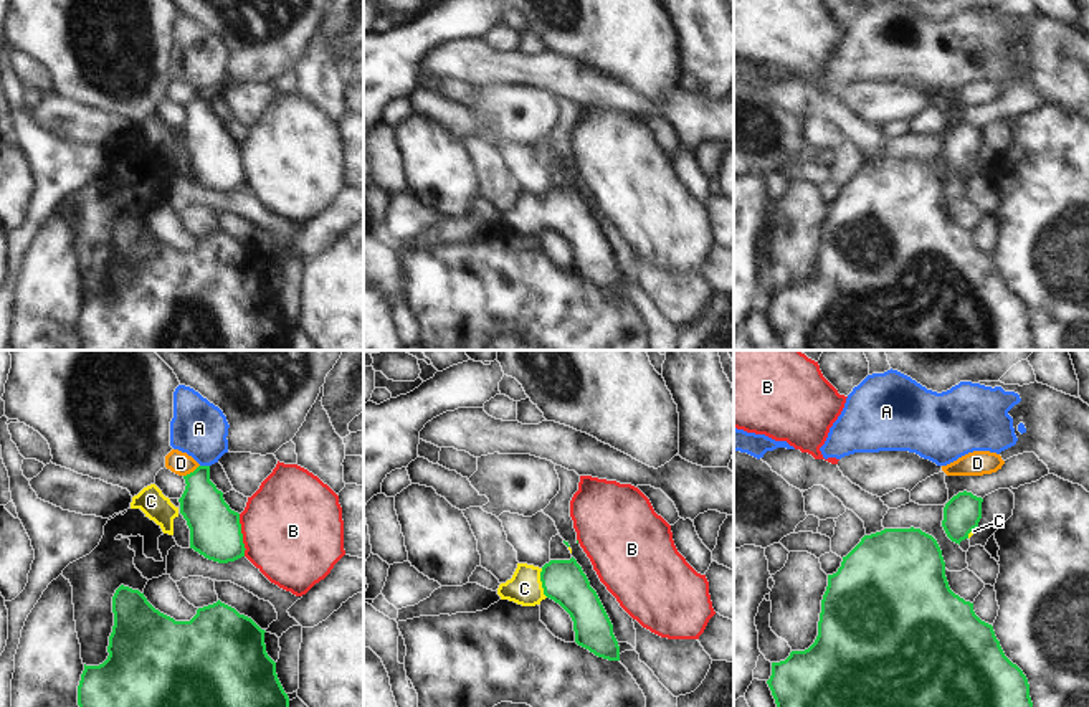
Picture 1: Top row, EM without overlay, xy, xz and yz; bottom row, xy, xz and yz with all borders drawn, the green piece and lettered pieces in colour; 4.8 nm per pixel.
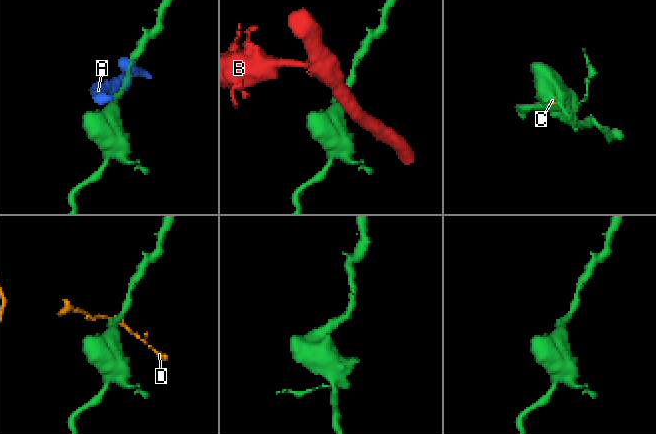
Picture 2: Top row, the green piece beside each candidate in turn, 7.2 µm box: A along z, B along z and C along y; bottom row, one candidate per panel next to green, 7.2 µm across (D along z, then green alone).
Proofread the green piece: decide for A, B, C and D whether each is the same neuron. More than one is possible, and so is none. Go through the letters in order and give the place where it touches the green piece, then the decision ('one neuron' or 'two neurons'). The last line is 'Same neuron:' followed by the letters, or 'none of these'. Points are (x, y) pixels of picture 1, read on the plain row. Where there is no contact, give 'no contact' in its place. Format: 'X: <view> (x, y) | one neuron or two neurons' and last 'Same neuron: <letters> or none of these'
A: xy (205, 96) | two neurons
B: xy (242, 166) | two neurons
C: xz (542, 213) | one neuron
D: xy (190, 103) | two neurons
Same neuron: C

